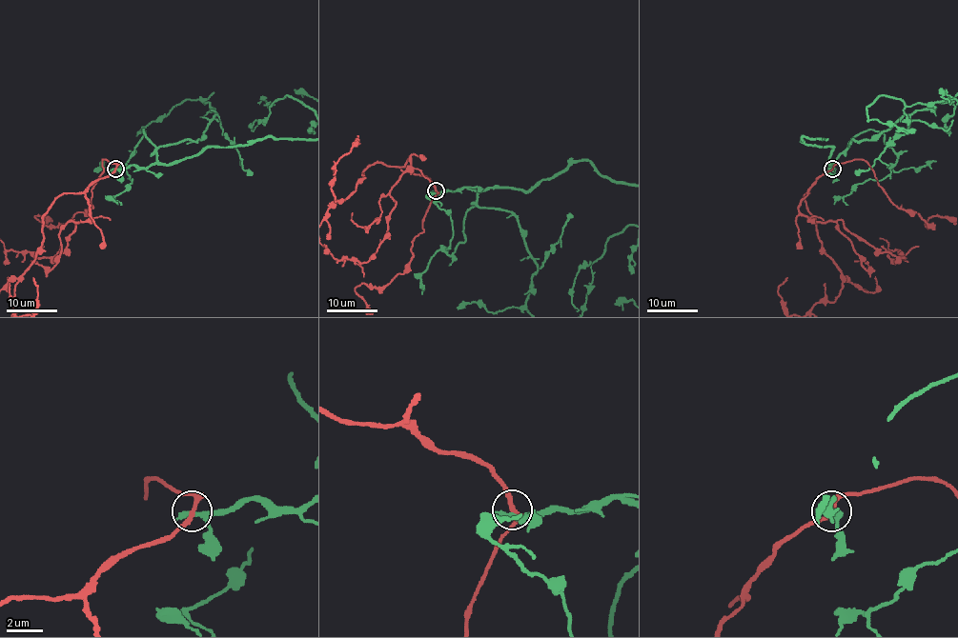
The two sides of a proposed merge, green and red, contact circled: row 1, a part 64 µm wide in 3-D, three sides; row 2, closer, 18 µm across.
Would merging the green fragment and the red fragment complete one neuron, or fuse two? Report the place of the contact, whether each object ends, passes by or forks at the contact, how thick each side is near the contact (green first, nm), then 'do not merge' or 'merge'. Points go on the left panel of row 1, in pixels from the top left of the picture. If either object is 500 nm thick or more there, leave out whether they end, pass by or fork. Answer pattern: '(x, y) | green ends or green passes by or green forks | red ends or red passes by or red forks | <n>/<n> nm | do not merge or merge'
(115, 169) | green passes by | red passes by | 280/220 nm | do not merge

